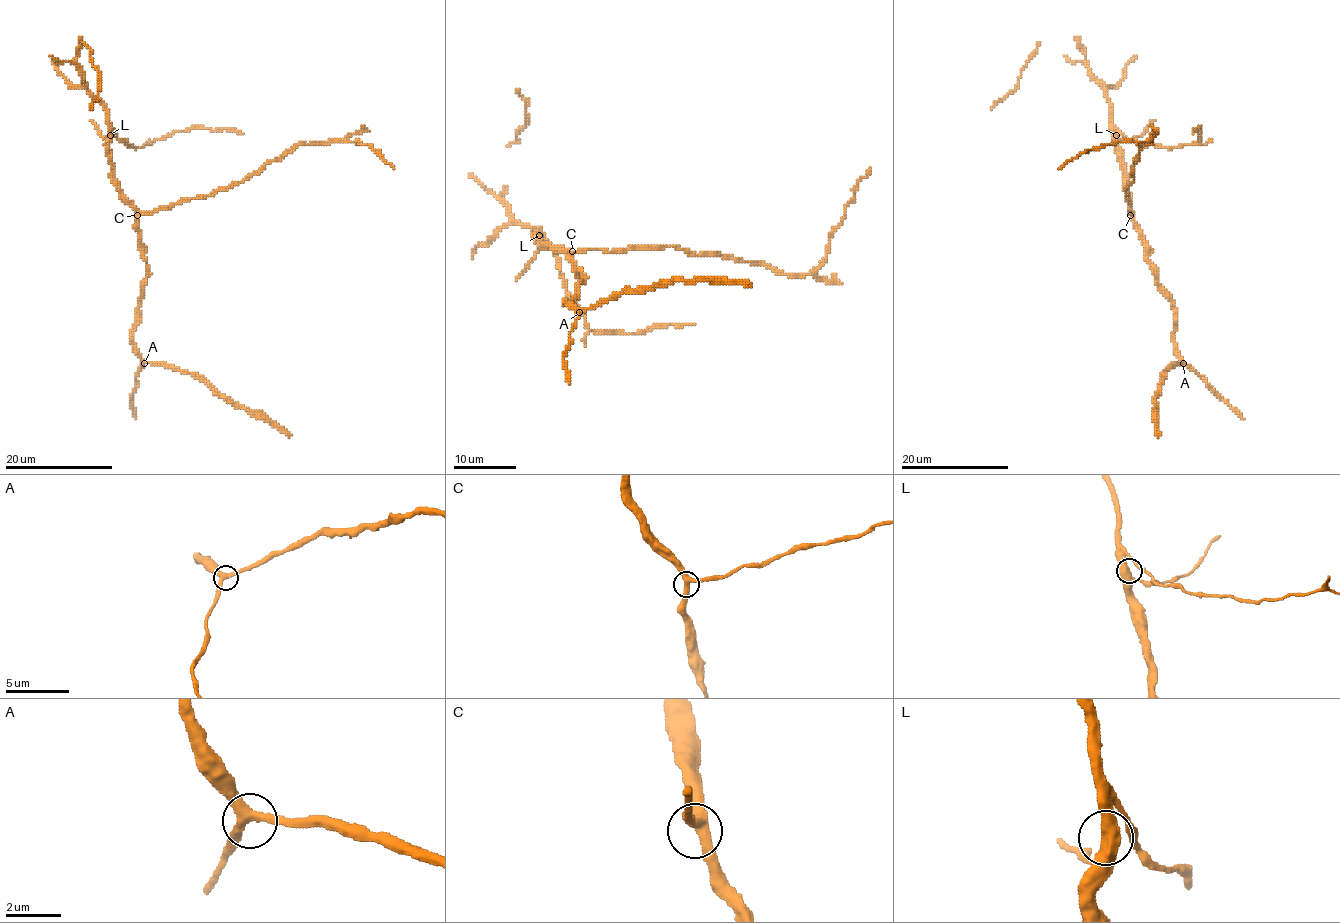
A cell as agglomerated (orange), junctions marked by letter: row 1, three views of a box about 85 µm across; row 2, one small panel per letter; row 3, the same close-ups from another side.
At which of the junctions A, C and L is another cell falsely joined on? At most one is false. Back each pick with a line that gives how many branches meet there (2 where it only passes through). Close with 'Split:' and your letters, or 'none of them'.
Split: none of them

